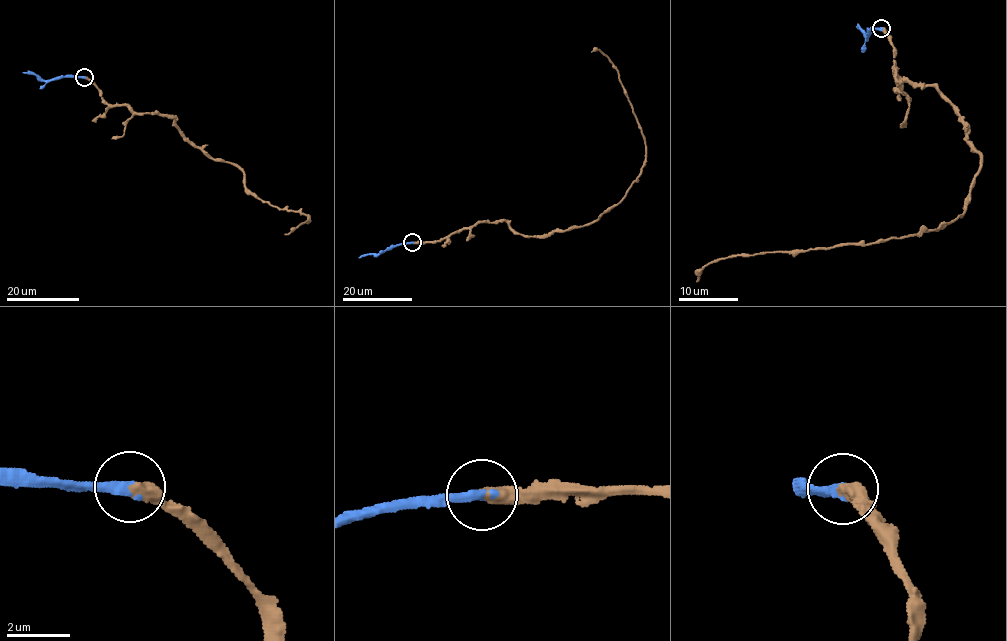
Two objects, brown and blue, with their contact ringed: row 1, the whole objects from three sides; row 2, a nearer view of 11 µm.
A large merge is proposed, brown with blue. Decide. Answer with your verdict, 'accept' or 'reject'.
accept

